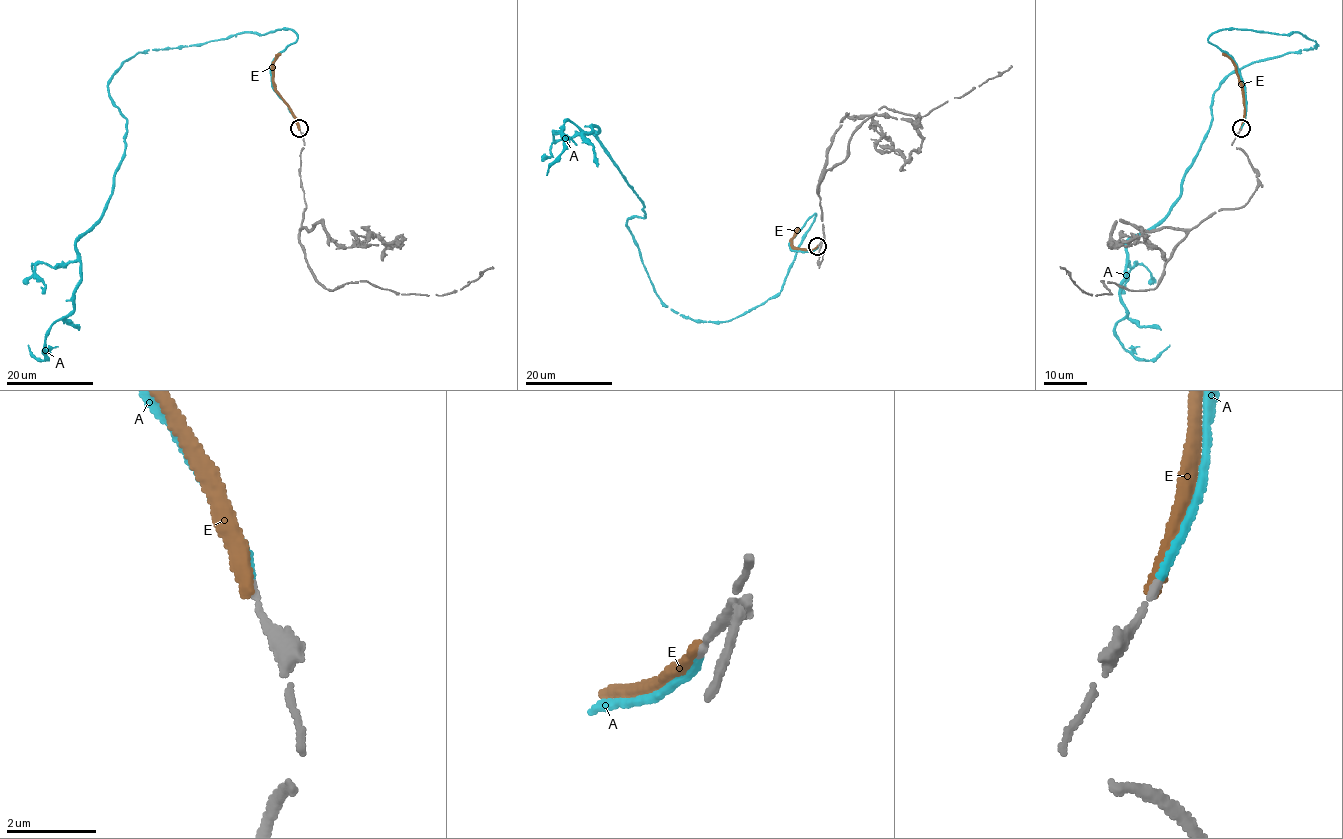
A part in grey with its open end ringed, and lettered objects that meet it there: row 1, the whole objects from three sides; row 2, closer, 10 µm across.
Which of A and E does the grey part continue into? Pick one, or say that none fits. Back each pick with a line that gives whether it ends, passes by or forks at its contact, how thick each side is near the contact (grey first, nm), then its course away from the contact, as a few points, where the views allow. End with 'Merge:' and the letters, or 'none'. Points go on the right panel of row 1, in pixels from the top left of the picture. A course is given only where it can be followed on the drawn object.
A: it ends; calibres 140 and 160 nm; course (1241, 128), (1209, 36), (1315, 43), (1231, 73), (1181, 195), (1127, 244), (1115, 334), (1169, 345)
Merge: A

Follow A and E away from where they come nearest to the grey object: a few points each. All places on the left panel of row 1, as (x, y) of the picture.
A: (300, 128), (272, 80), (291, 29), (120, 66), (112, 195), (76, 244), (73, 309), (44, 360), (28, 345)
E: (300, 130), (293, 112), (276, 89), (274, 63), (279, 53)

